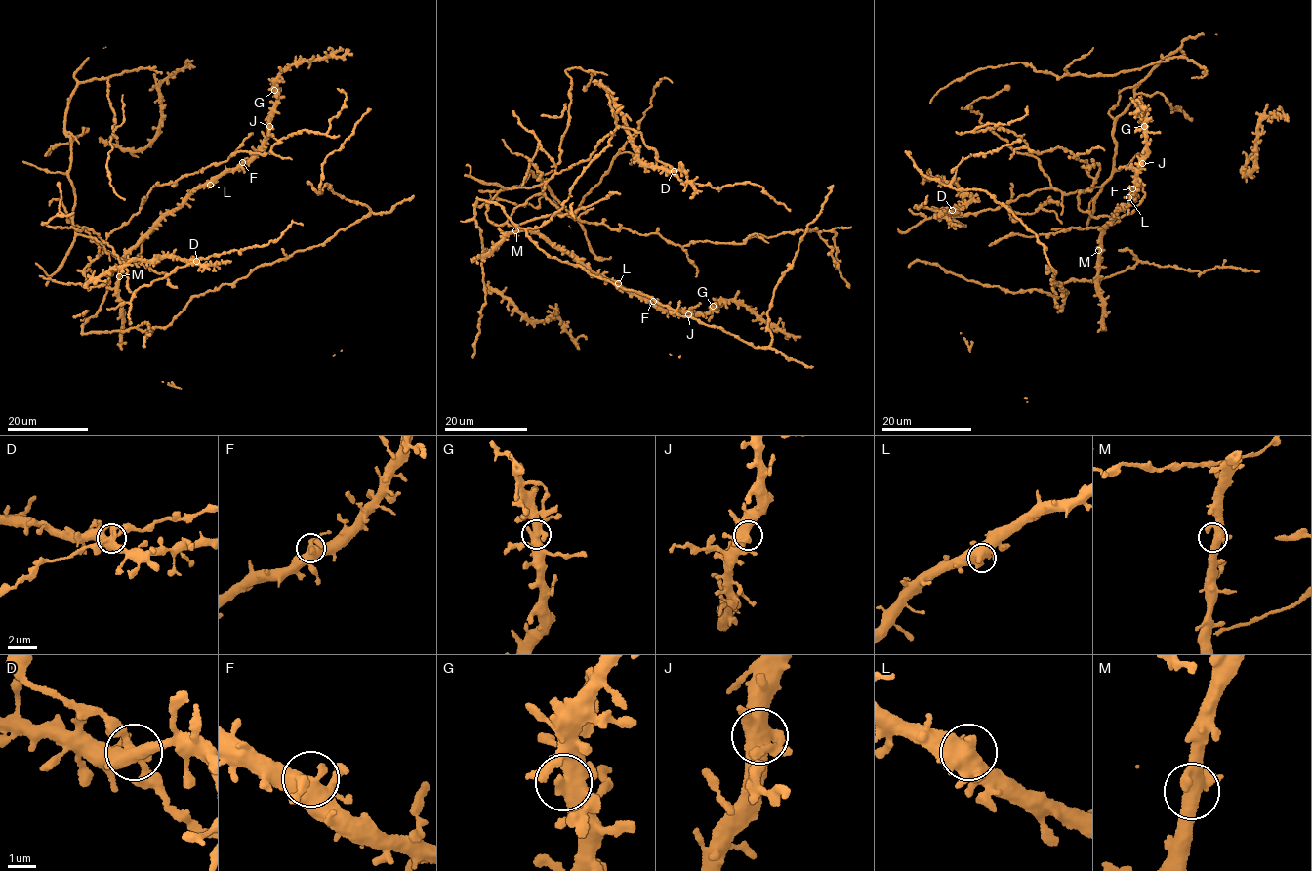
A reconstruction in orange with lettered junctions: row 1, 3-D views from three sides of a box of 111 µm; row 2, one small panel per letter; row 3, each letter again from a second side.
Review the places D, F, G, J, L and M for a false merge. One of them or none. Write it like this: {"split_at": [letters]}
{"split_at": []}

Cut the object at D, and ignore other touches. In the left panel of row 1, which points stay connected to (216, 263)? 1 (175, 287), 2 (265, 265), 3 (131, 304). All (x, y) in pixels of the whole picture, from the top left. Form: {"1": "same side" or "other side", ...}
{"1": "same side", "2": "same side", "3": "other side"}

